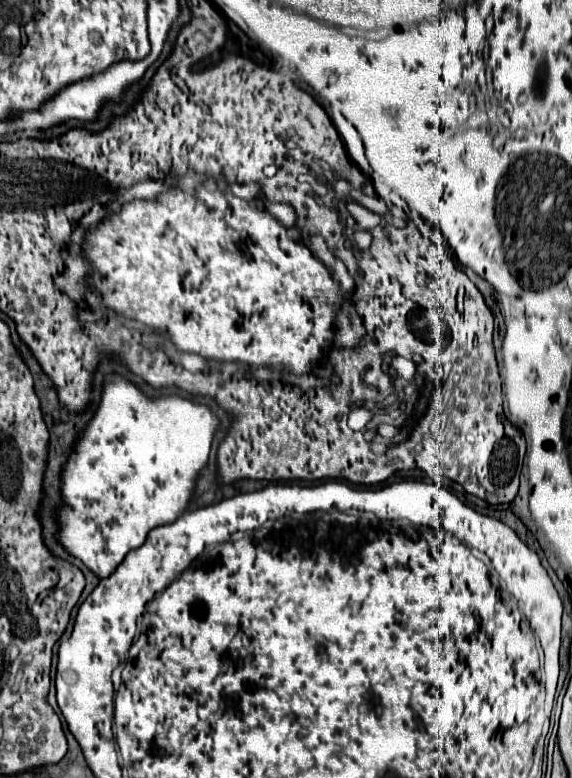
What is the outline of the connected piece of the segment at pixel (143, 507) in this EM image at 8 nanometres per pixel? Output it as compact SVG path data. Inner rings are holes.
M110 375L106 379L106 385L104 385L104 391L102 391L102 403L94 415L94 419L88 423L88 427L84 429L84 433L80 435L80 439L76 441L76 449L72 451L68 463L64 465L64 471L62 471L62 495L64 495L64 509L58 513L58 519L60 519L60 543L66 547L66 541L76 541L74 545L74 555L88 567L92 569L100 579L102 577L108 577L112 575L118 565L124 561L124 557L128 555L128 551L140 547L148 535L150 529L158 527L158 525L164 525L164 523L170 523L174 521L178 515L184 513L186 505L188 505L188 499L194 491L194 483L196 483L196 477L200 473L200 469L208 463L208 453L210 453L210 445L212 445L212 435L218 427L218 419L214 417L214 413L206 407L206 405L200 405L200 403L192 403L192 401L186 401L182 397L162 397L162 399L148 399L140 393L140 389L132 383L128 383L124 377L120 375Z

